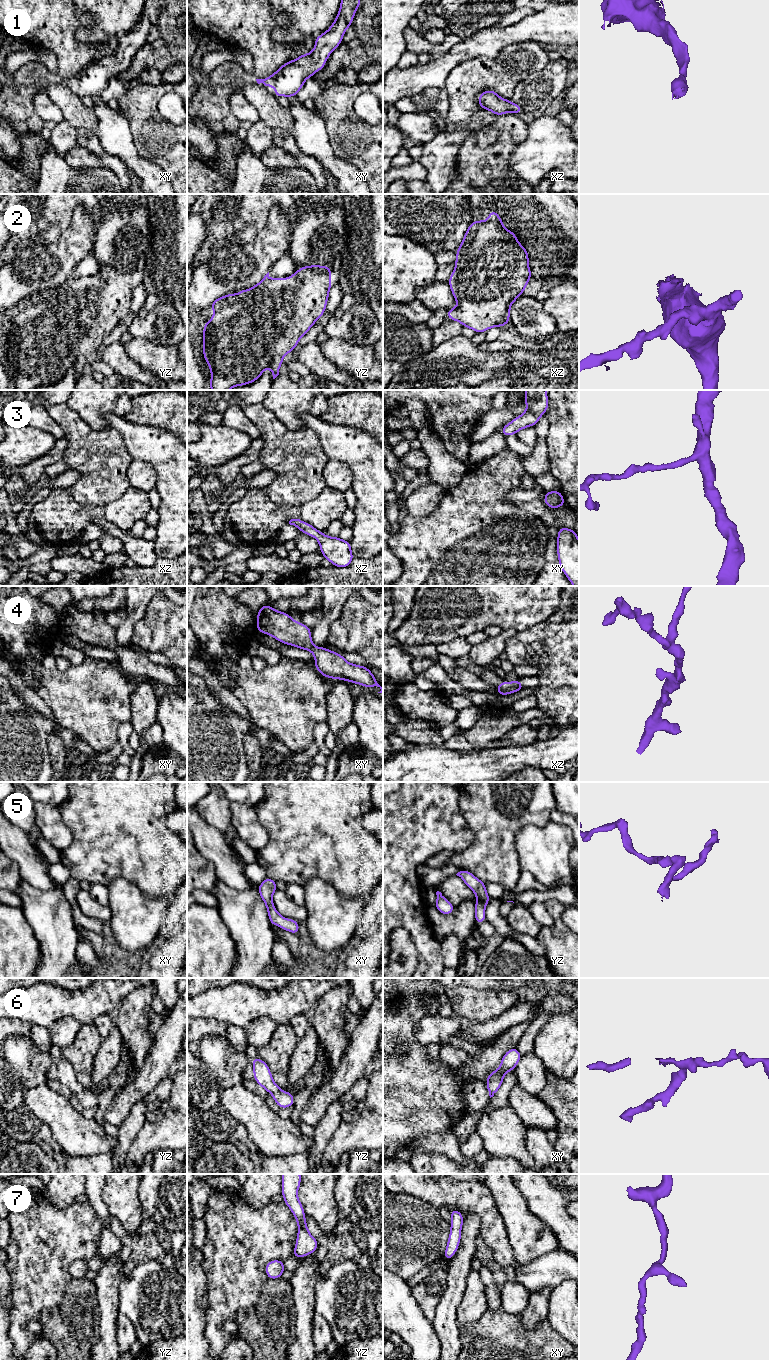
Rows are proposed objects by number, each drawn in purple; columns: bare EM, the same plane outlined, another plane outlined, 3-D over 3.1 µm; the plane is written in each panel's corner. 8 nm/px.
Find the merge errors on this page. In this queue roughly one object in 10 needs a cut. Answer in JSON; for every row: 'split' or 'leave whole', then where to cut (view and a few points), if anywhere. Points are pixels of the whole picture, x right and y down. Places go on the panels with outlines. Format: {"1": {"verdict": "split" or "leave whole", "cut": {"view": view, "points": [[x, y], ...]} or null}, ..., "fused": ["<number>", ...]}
{"1": {"verdict": "leave whole", "cut": null}, "2": {"verdict": "leave whole", "cut": null}, "3": {"verdict": "leave whole", "cut": null}, "4": {"verdict": "leave whole", "cut": null}, "5": {"verdict": "leave whole", "cut": null}, "6": {"verdict": "leave whole", "cut": null}, "7": {"verdict": "leave whole", "cut": null}, "fused": []}

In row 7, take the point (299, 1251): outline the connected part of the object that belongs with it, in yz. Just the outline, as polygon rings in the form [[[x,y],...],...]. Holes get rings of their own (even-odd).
[[[282,1174],[282,1190],[284,1203],[290,1208],[298,1225],[296,1246],[292,1256],[296,1258],[311,1255],[317,1248],[317,1239],[312,1237],[305,1219],[305,1212],[297,1193],[301,1184],[300,1174]]]

